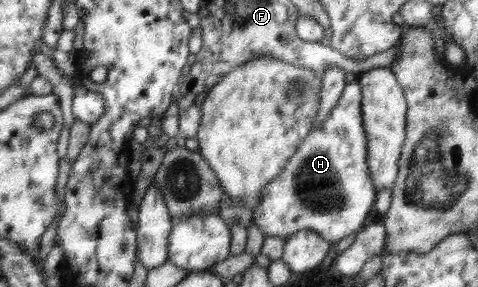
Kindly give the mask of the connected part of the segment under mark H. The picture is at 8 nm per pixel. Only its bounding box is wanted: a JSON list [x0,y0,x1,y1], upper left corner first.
[252,77,377,243]

